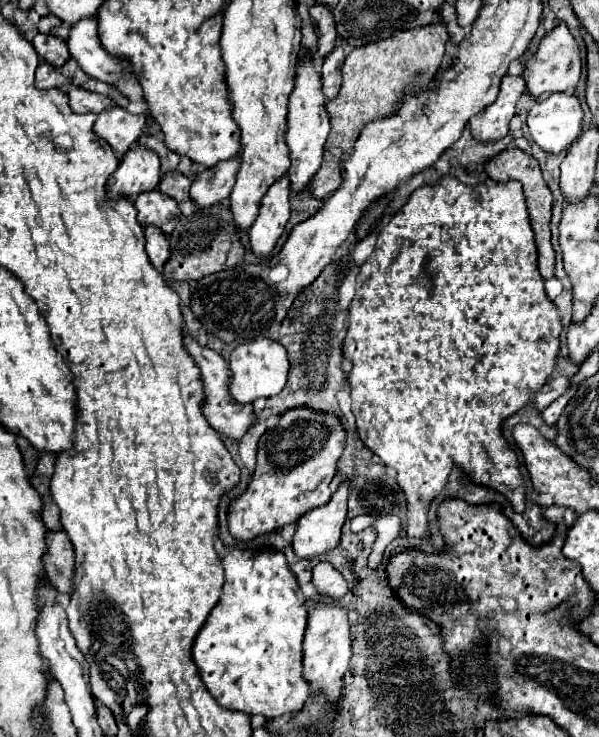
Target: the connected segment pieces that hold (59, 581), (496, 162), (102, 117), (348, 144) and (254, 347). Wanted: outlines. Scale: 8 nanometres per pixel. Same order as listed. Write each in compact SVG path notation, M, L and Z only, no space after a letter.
M49 532L47 534L47 554L43 556L43 564L49 576L49 582L61 594L73 594L73 576L75 576L75 552L73 544L65 532Z
M509 146L505 152L495 156L493 160L489 160L485 164L485 170L487 170L489 178L495 180L495 182L519 180L523 184L523 192L525 192L525 198L527 198L527 210L529 210L529 216L531 216L531 226L535 230L535 242L537 242L537 250L539 250L539 270L541 270L543 278L553 278L555 276L555 250L551 246L551 230L549 230L553 196L551 196L551 190L549 190L549 186L545 184L545 180L541 176L537 160L531 154Z
M111 106L107 108L107 112L101 112L97 116L93 132L113 148L117 158L121 158L131 148L131 144L141 136L145 122L145 114L133 116L125 108Z
M437 20L437 22L429 24L429 26L401 30L401 32L397 32L397 34L385 38L385 40L371 42L367 46L355 48L345 58L345 64L343 64L343 84L341 84L341 90L339 90L337 98L327 102L327 112L329 112L329 120L331 120L331 132L329 132L329 138L327 138L327 150L331 150L329 156L335 158L339 152L341 154L349 152L365 124L369 124L371 120L375 120L379 116L389 116L395 110L395 104L399 100L403 100L403 88L405 88L407 82L415 80L419 84L425 84L431 76L435 76L435 72L441 66L447 40L449 40L449 34L447 34L445 22Z
M257 338L233 348L229 368L231 368L229 384L231 396L235 396L235 400L239 400L241 404L251 404L257 398L271 398L283 390L289 372L289 360L285 348L279 342L271 338Z

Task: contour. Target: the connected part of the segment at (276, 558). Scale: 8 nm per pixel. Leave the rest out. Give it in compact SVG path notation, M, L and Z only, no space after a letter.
M227 548L221 560L225 570L225 594L219 600L197 634L193 644L193 662L199 668L201 680L205 682L211 696L227 710L239 710L249 716L261 714L267 720L273 720L283 714L301 712L311 686L303 678L301 664L301 642L307 624L305 596L297 584L295 574L289 570L285 554L273 550L273 554L253 554L251 550Z

